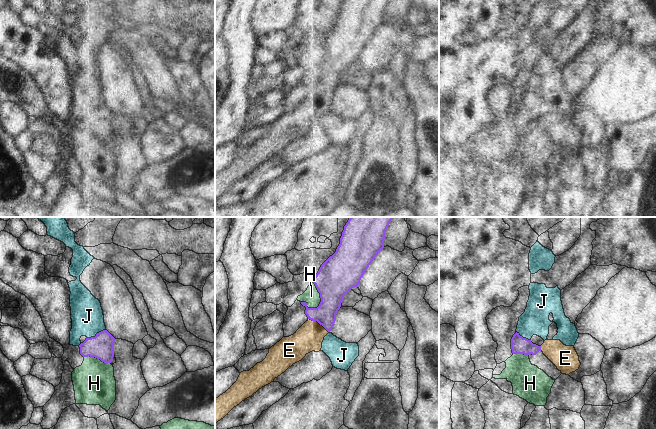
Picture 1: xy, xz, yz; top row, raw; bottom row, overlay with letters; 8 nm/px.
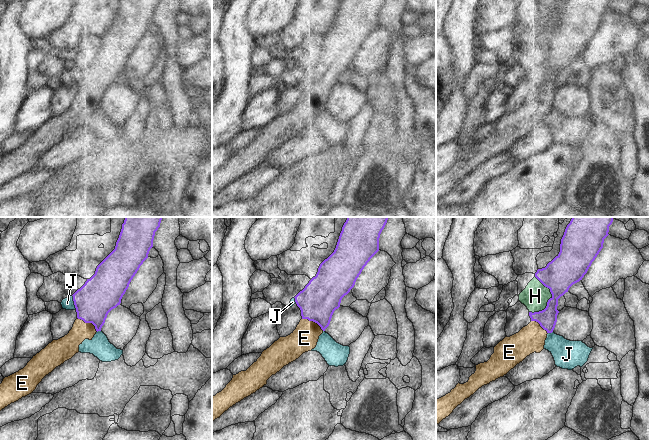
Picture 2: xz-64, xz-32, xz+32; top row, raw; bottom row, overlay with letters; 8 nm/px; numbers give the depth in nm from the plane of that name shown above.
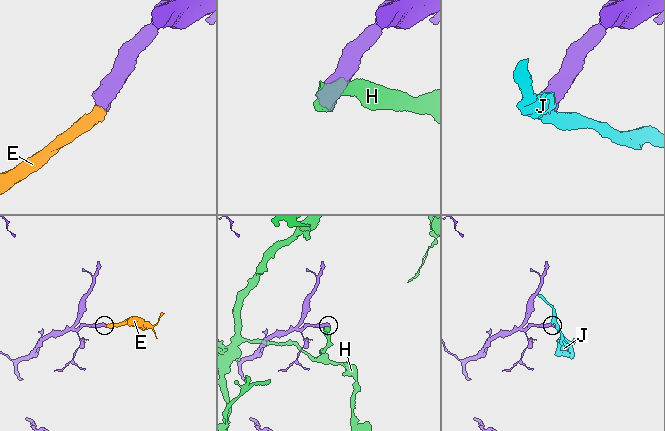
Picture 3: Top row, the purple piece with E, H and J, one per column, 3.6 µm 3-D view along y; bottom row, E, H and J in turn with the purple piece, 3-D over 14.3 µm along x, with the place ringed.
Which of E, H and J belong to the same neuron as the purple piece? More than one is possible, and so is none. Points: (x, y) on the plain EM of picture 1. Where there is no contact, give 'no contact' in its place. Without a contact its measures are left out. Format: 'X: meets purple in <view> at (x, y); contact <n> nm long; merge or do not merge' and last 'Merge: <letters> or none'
E: meets purple in xz at (318, 98); contact 200 nm long; merge
H: meets purple in xz at (321, 75); contact 220 nm long; do not merge
J: meets purple in xy at (96, 110); contact 170 nm long; do not merge
Merge: E

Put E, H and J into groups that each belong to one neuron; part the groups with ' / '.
E / H / J

